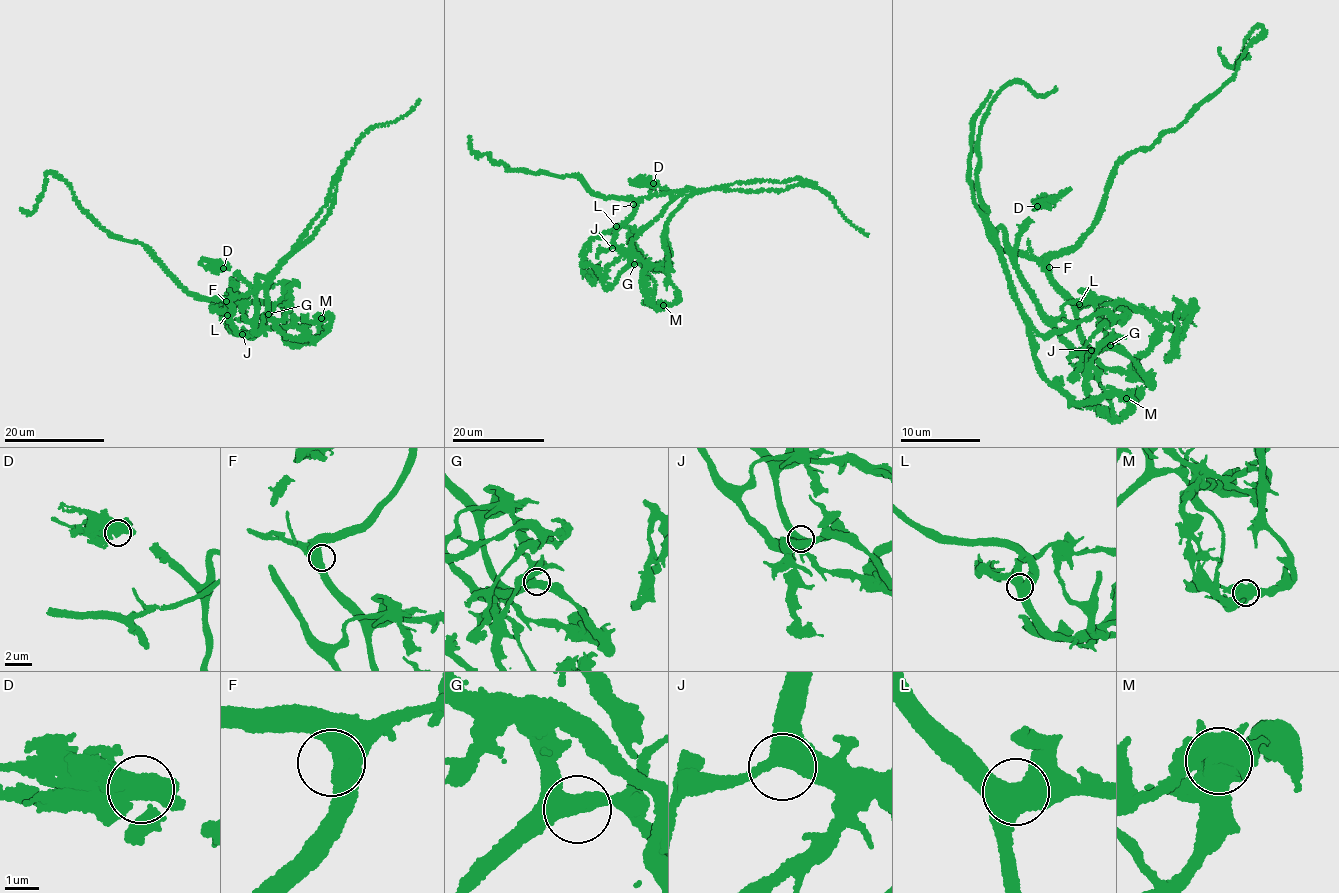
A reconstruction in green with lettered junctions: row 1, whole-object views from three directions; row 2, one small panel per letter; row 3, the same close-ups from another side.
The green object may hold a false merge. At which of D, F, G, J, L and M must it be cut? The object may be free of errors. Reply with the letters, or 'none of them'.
M

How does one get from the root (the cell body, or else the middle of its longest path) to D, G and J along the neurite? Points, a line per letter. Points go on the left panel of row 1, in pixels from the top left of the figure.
D: (231, 299), (254, 292), (266, 280), (260, 275), (258, 285), (249, 286), (229, 269), (223, 268)
G: (231, 299), (229, 302), (234, 311), (232, 326), (242, 334), (253, 332), (263, 324), (268, 314)
J: (231, 299), (229, 302), (234, 311), (232, 326), (242, 334)

